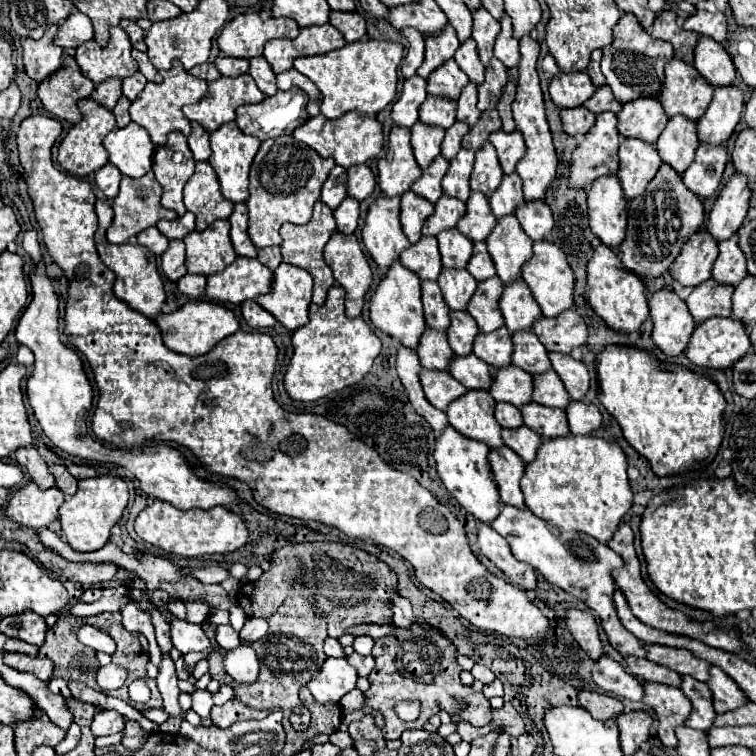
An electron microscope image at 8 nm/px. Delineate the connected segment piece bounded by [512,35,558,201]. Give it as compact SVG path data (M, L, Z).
M530 35L520 39L520 79L518 79L518 87L516 87L516 101L512 103L512 111L514 111L514 121L516 121L516 129L524 135L526 141L526 155L520 159L516 173L520 175L520 179L524 181L524 199L526 201L542 201L548 187L554 183L556 179L556 171L558 171L558 155L552 143L552 133L550 133L550 125L546 121L546 111L544 111L544 99L542 99L542 89L540 89L540 79L538 79L538 71L536 71L536 61L538 61L538 53L540 53L540 45L538 41L534 41Z

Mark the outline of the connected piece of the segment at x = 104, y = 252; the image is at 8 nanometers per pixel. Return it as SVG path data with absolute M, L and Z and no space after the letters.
M96 201L96 213L98 213L98 231L96 231L94 239L96 239L96 247L98 247L100 259L116 275L114 295L118 299L126 301L132 309L140 311L142 315L146 315L150 319L156 319L162 313L162 307L166 303L164 285L162 285L162 279L160 279L158 269L156 269L156 257L142 245L110 245L106 241L106 230L112 223L112 207L108 203Z

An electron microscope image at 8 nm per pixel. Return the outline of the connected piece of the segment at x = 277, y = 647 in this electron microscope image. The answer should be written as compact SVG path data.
M294 593L290 595L280 607L278 611L268 619L268 633L266 637L254 641L254 645L250 645L260 661L260 673L258 673L258 681L250 683L250 685L234 685L234 681L228 681L230 675L226 673L226 669L222 669L222 653L210 653L210 675L212 679L220 681L220 683L230 683L236 691L236 699L240 699L242 703L250 705L252 709L270 709L270 711L290 711L290 723L296 731L304 731L310 725L310 711L302 705L302 701L298 699L298 691L312 679L318 675L318 671L322 669L324 661L326 661L326 653L324 653L324 639L326 639L326 625L324 621L320 621L312 607L306 601L304 593Z

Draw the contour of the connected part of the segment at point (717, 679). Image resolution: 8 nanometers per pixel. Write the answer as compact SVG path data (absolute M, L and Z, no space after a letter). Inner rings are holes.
M714 667L710 669L710 681L708 681L712 695L714 695L714 709L716 713L726 713L730 709L738 709L742 705L748 705L746 693L734 685L734 679L722 673L722 669Z

